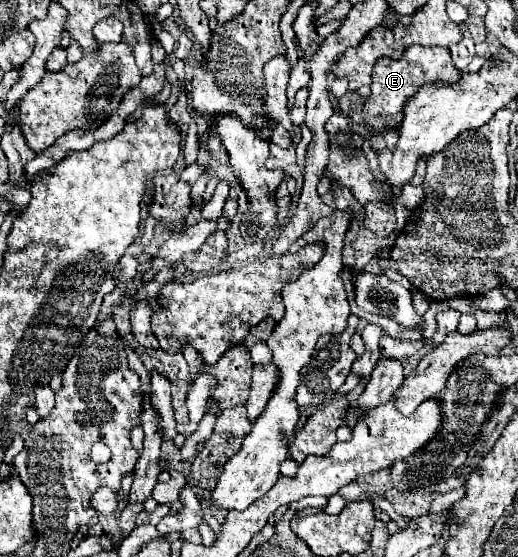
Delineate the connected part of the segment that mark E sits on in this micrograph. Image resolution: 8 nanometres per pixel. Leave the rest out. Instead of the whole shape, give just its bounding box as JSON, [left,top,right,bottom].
[340,46,462,134]

